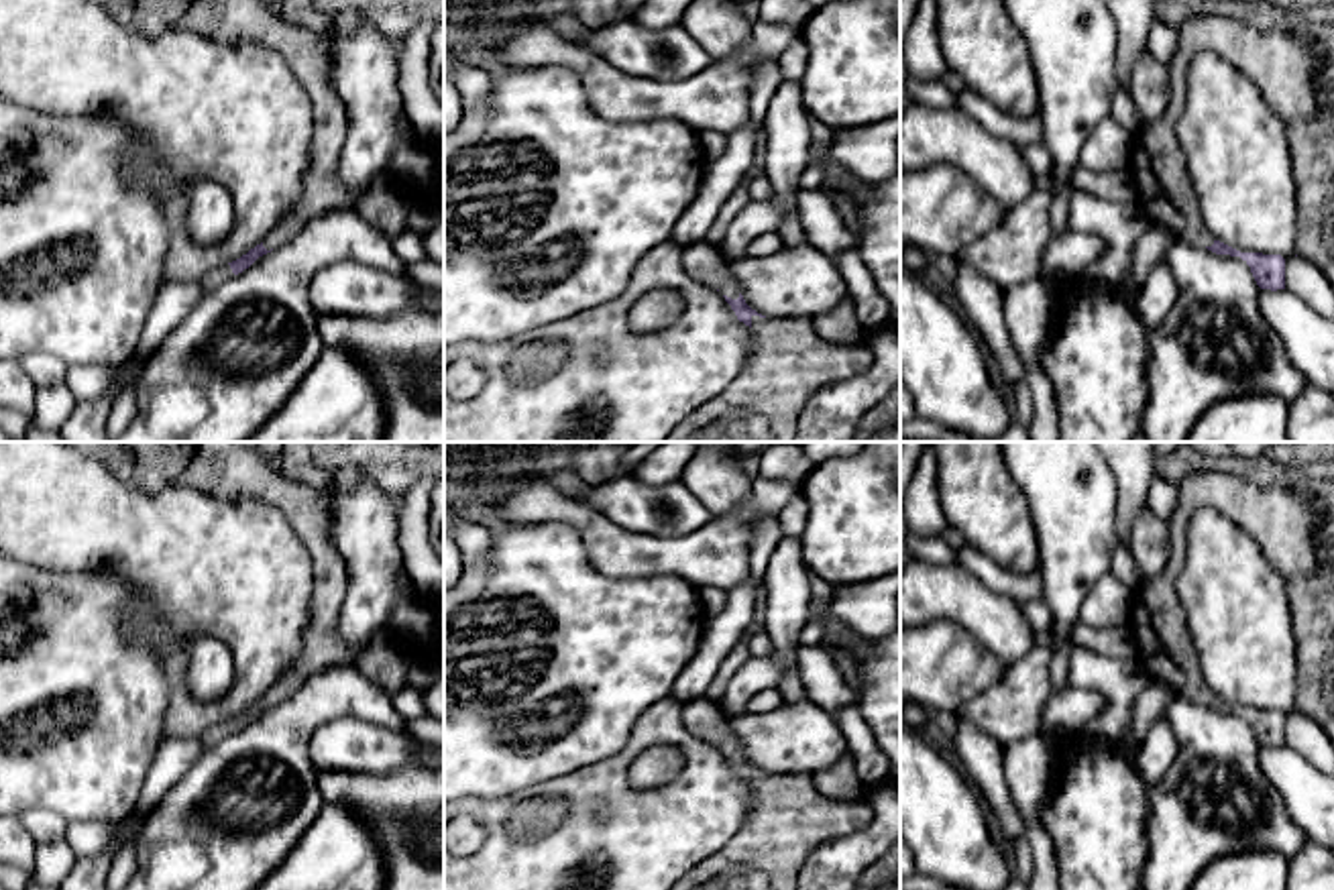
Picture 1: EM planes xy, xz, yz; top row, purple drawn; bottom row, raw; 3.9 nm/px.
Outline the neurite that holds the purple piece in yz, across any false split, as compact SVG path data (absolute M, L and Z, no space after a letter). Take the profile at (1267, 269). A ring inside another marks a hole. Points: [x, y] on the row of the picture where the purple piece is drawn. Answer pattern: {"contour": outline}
{"contour": "M1204 8L1177 20L1177 53L1167 65L1169 102L1161 118L1141 124L1130 141L1138 208L1169 240L1240 257L1261 289L1285 289L1281 255L1240 253L1216 240L1202 222L1177 120L1185 106L1191 61L1212 51L1244 73L1285 122L1297 185L1295 255L1324 271L1334 287L1334 110L1316 106L1312 84L1326 61L1301 26L1281 18L1230 18Z"}

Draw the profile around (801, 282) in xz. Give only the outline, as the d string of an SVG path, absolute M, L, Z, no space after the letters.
M811 244L768 257L725 255L745 303L768 318L819 318L849 293L833 261Z

